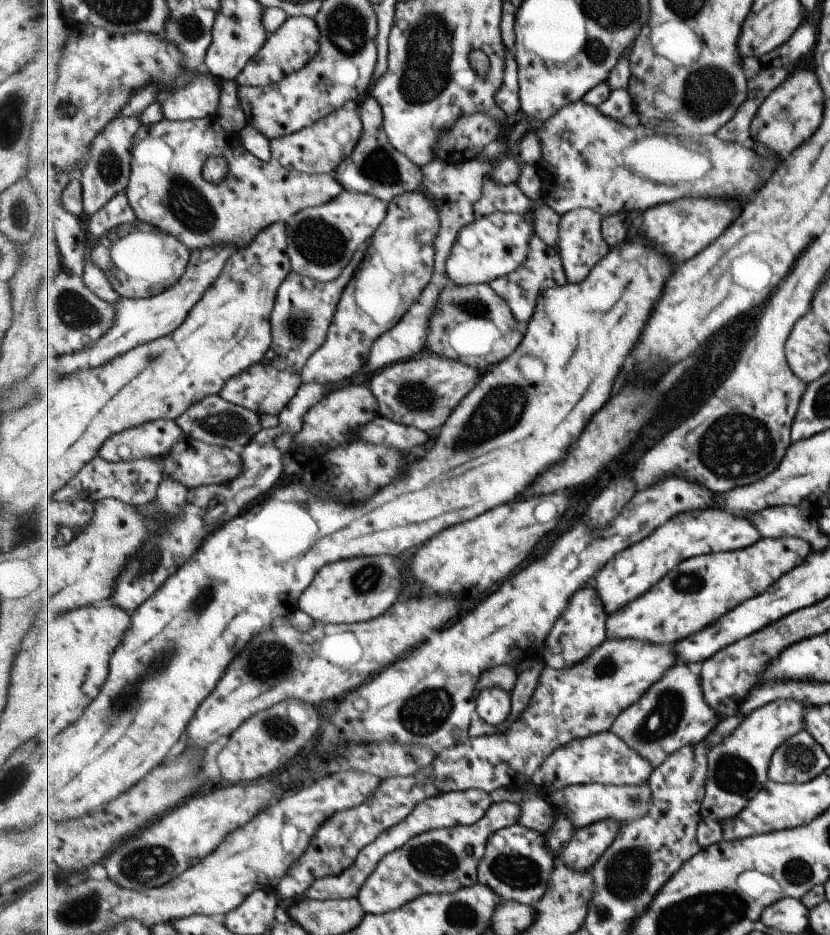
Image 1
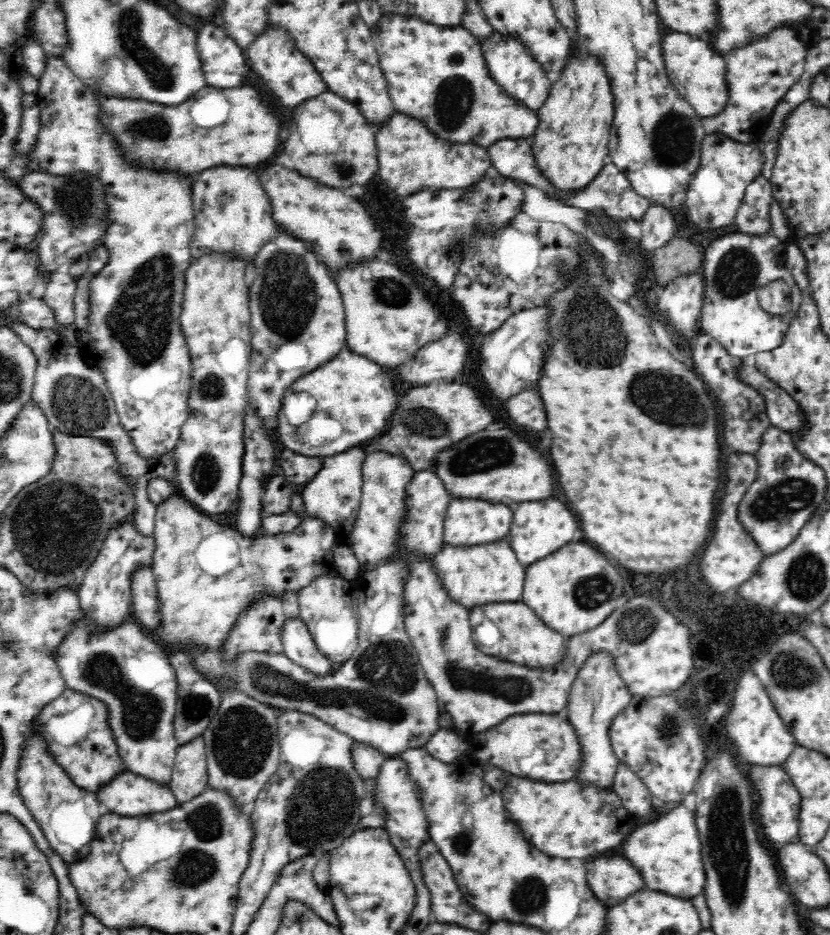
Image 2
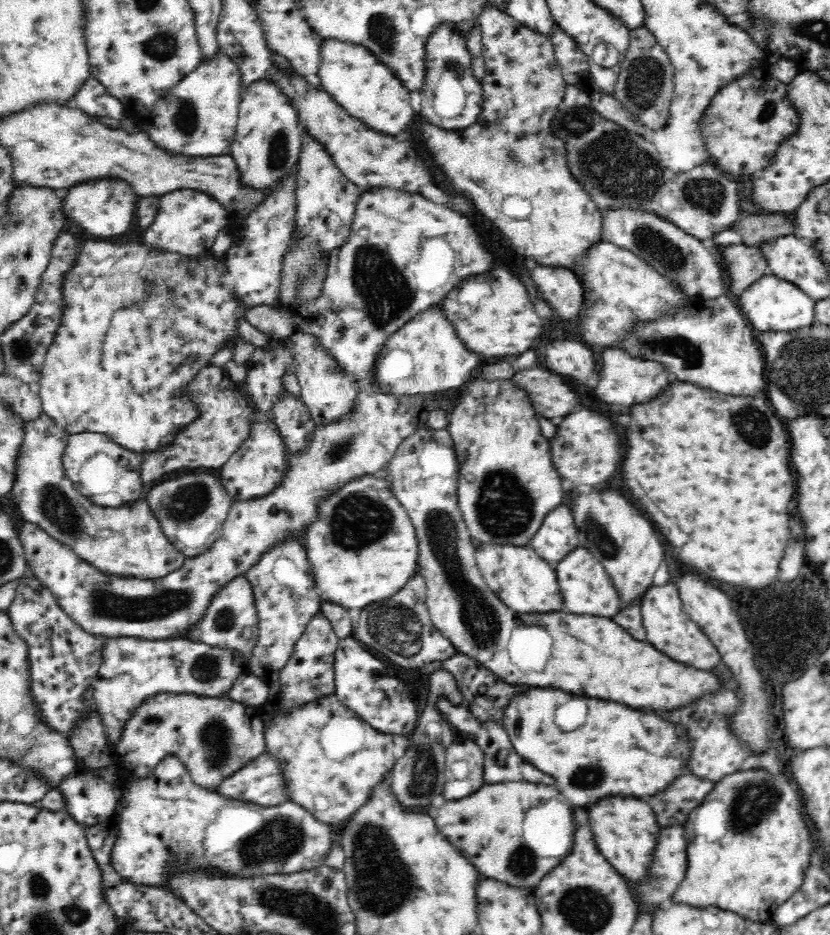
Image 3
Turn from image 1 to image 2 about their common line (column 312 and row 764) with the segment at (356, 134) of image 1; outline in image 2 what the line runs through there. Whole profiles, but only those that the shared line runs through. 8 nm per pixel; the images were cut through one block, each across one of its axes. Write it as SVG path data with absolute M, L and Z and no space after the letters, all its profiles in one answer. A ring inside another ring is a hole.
M82 614L63 634L55 659L68 687L94 695L108 705L108 722L126 770L169 783L179 745L173 731L178 702L177 674L166 650L142 635L137 623L131 617L120 624L102 627ZM134 624L137 634L132 636ZM128 642L136 644L132 654L128 652Z

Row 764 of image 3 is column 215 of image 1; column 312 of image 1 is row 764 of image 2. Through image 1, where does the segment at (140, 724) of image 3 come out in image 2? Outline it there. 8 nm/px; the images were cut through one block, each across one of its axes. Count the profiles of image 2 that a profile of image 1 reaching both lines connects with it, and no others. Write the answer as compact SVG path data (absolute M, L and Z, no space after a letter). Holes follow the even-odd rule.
M202 734L177 746L169 785L180 805L207 789L208 769Z

